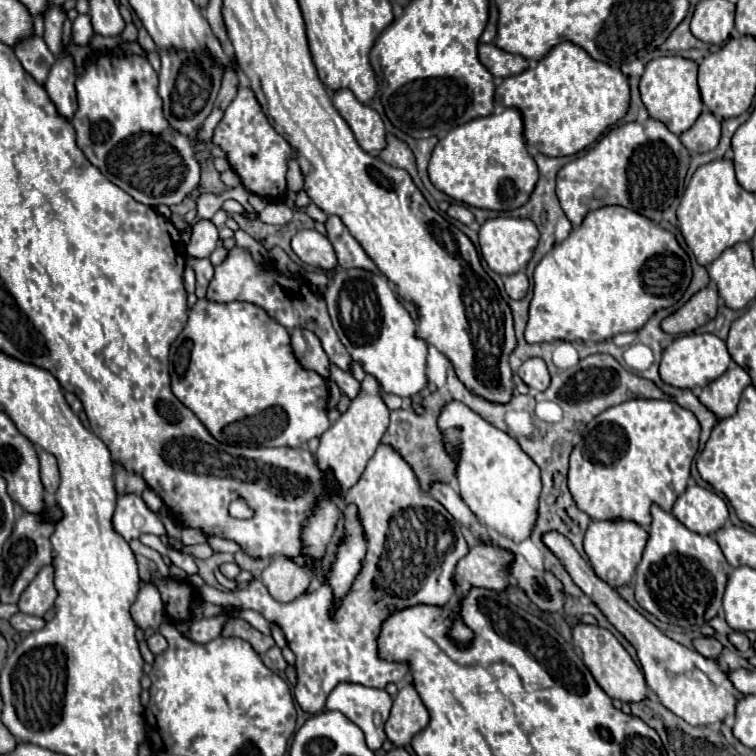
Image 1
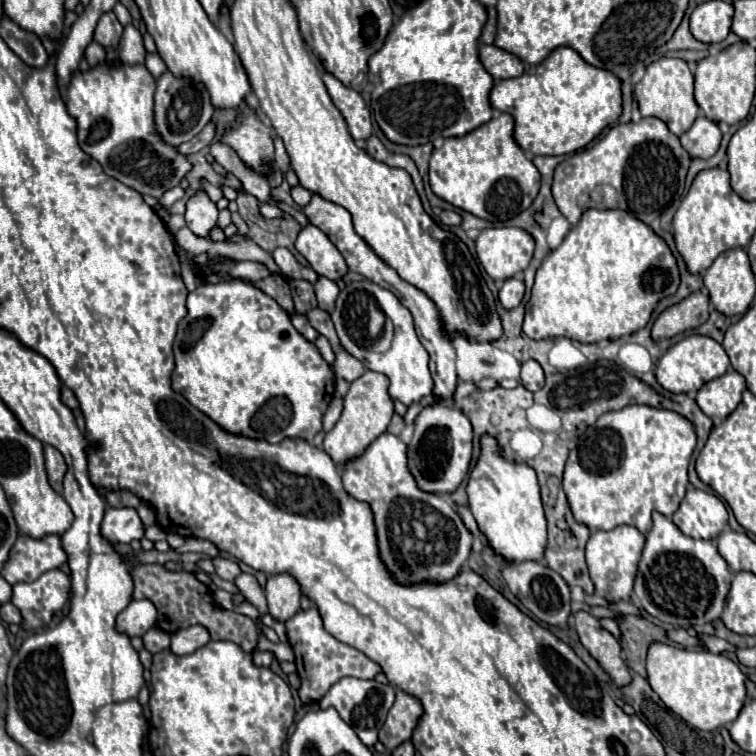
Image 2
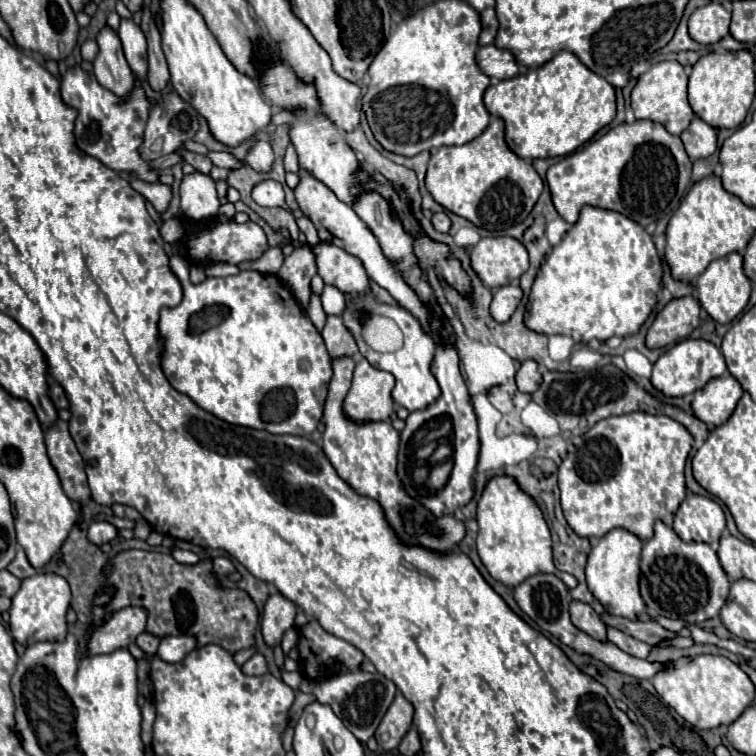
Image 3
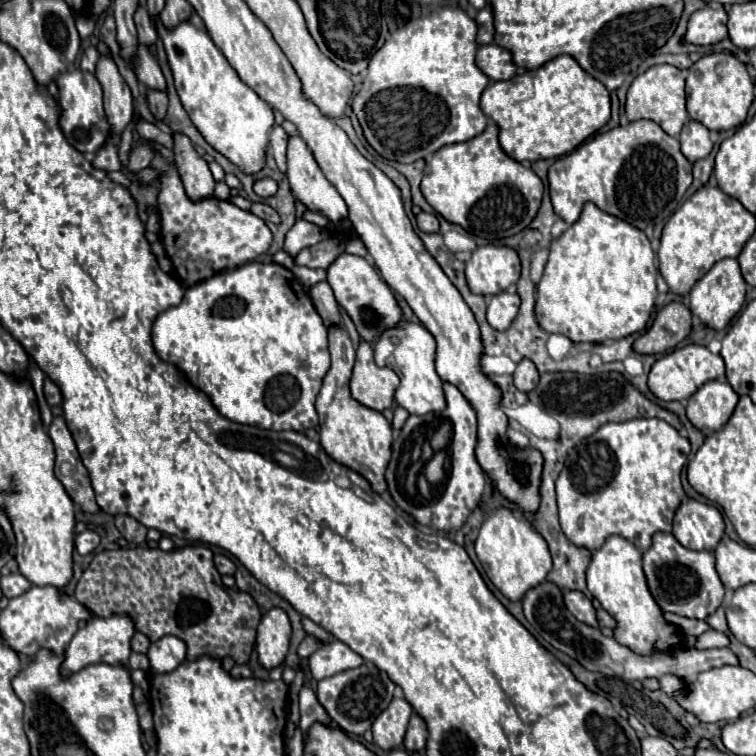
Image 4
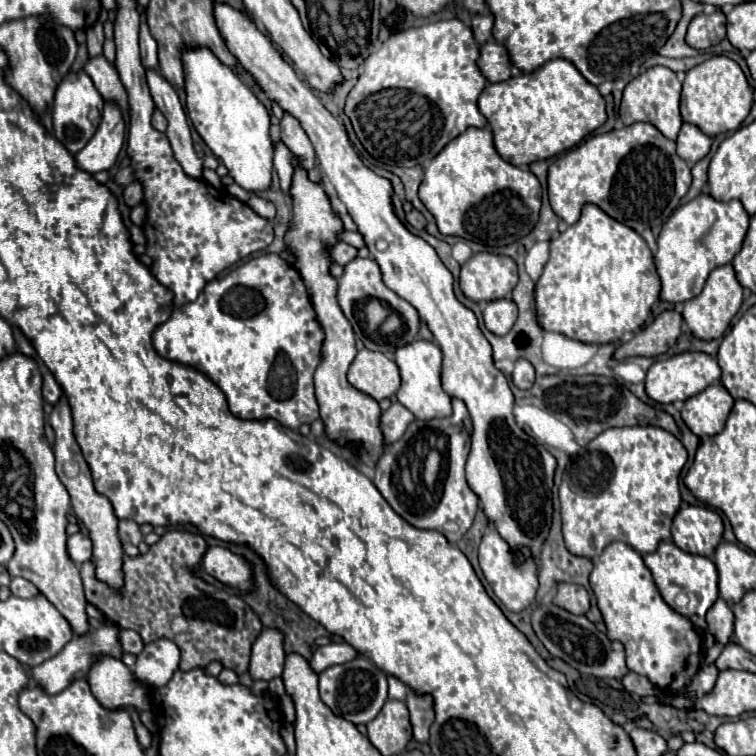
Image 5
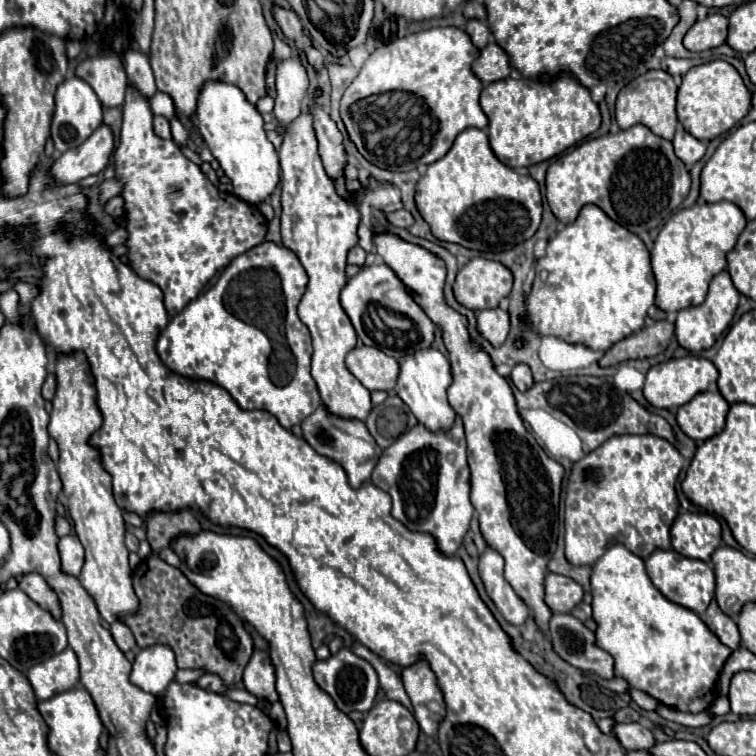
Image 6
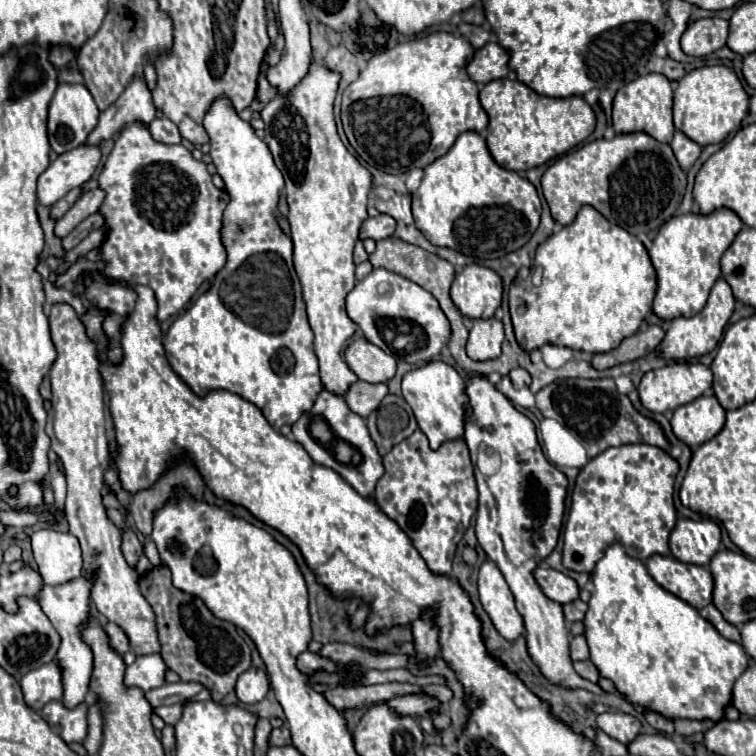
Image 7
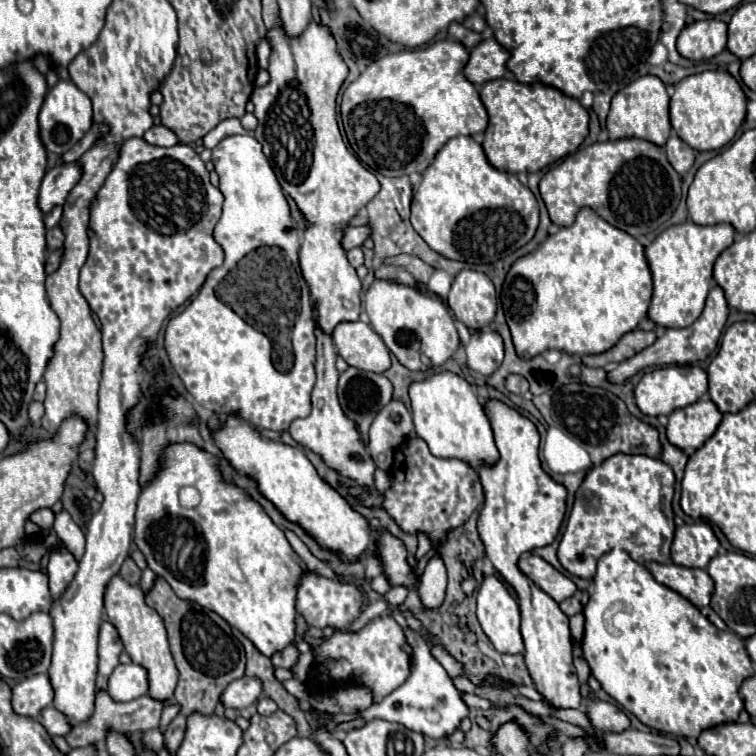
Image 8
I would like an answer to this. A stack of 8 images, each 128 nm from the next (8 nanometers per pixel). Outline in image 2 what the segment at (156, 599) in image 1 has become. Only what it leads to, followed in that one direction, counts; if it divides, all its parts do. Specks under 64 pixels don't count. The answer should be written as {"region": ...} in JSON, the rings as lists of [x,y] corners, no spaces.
{"region":[[[132,600],[116,620],[116,628],[128,636],[144,636],[156,626],[156,606],[150,600]]]}

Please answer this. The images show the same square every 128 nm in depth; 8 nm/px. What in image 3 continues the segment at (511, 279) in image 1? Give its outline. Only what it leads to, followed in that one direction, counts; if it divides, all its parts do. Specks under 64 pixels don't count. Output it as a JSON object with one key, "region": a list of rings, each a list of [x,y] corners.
{"region":[[[516,284],[502,286],[494,294],[494,300],[492,300],[492,306],[490,306],[490,312],[492,312],[494,320],[496,322],[506,322],[514,314],[520,300],[522,300],[522,288],[520,286],[516,286]]]}

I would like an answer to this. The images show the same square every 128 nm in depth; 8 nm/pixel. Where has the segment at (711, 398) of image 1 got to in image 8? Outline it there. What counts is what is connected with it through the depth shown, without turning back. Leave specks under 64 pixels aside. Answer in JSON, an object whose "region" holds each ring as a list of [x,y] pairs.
{"region":[[[698,400],[686,408],[678,408],[672,412],[672,416],[668,416],[668,426],[666,426],[666,434],[668,440],[678,446],[680,450],[684,450],[688,454],[690,450],[700,448],[718,428],[718,424],[722,422],[722,412],[716,408],[716,404],[712,404],[712,400]]]}

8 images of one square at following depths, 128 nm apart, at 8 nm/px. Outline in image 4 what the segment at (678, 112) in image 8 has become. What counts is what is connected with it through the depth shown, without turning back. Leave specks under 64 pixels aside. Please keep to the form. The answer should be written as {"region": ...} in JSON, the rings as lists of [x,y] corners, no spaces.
{"region":[[[728,52],[708,54],[694,62],[686,76],[686,108],[692,120],[702,122],[708,130],[738,128],[748,114],[754,100],[754,82],[746,64]]]}

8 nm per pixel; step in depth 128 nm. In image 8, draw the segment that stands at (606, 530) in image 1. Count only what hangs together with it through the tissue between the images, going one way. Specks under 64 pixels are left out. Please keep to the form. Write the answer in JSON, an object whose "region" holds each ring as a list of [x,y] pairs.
{"region":[[[614,548],[610,552],[606,552],[600,560],[598,560],[598,572],[594,576],[594,592],[590,594],[590,600],[586,604],[586,610],[584,610],[584,618],[586,618],[586,626],[584,626],[584,640],[582,640],[582,650],[584,650],[584,658],[586,662],[590,664],[590,670],[592,670],[592,676],[602,684],[602,688],[620,704],[624,706],[628,712],[632,712],[640,722],[646,722],[646,726],[650,728],[656,728],[657,731],[663,733],[670,733],[676,738],[696,738],[702,730],[706,728],[712,728],[712,726],[718,726],[718,724],[724,724],[724,722],[736,722],[738,720],[738,714],[740,710],[744,708],[742,704],[742,698],[738,694],[738,686],[742,684],[742,680],[750,678],[754,674],[754,668],[752,668],[752,660],[744,648],[744,642],[740,636],[736,636],[734,632],[724,632],[724,630],[718,630],[706,616],[700,614],[700,610],[688,602],[686,598],[682,598],[678,592],[666,588],[664,584],[656,582],[652,578],[652,574],[638,562],[634,562],[622,548]]]}

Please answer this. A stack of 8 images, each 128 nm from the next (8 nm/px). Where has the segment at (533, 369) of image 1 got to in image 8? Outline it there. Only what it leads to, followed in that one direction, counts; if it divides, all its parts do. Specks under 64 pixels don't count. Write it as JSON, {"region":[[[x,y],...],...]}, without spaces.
{"region":[[[512,374],[512,376],[506,378],[506,388],[510,392],[522,396],[528,390],[528,380],[524,380],[524,376],[520,376],[520,374]]]}

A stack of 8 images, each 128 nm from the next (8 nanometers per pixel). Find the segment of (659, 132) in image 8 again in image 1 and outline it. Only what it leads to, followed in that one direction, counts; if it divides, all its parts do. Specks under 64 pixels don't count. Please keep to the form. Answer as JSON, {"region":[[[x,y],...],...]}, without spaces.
{"region":[[[668,56],[668,58],[650,60],[640,78],[640,96],[648,114],[654,120],[660,120],[674,134],[686,132],[698,120],[704,108],[696,84],[696,72],[698,72],[698,64],[694,60],[682,56]]]}

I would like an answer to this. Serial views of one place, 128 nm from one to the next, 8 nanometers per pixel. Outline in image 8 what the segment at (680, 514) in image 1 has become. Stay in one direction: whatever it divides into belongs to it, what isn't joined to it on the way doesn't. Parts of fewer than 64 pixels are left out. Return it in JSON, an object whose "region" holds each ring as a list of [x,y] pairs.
{"region":[[[682,524],[676,528],[672,542],[672,562],[686,568],[706,568],[718,554],[718,538],[710,524]]]}

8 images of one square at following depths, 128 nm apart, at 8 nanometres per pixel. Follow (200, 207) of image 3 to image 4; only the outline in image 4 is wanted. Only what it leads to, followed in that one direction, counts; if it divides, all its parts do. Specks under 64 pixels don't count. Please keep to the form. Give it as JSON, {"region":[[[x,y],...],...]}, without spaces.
{"region":[[[174,136],[174,156],[188,196],[192,196],[192,200],[206,200],[208,196],[212,196],[216,182],[212,178],[208,162],[196,154],[186,136]]]}

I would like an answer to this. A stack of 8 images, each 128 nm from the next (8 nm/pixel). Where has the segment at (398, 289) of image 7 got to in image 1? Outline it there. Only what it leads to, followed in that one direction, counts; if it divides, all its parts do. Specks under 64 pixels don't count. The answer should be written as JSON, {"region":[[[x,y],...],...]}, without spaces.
{"region":[[[316,230],[296,232],[292,238],[292,250],[304,264],[308,264],[312,268],[330,270],[338,264],[330,240]]]}

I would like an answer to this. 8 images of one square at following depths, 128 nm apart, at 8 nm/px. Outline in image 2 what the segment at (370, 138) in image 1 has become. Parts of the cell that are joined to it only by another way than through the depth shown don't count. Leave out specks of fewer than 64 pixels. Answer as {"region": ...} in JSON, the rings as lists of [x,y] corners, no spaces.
{"region":[[[318,64],[318,68],[322,72],[322,80],[328,88],[332,102],[346,118],[346,124],[348,124],[352,138],[356,142],[360,142],[360,140],[366,142],[368,136],[372,136],[372,116],[370,116],[370,110],[368,110],[364,98],[356,90],[346,88],[340,80],[336,80],[332,74],[328,74],[320,64]]]}

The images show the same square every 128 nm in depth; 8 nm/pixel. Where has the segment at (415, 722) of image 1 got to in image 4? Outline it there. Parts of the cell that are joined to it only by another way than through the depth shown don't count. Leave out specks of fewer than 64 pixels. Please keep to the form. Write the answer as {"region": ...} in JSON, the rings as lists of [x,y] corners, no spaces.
{"region":[[[394,698],[390,706],[372,724],[374,742],[382,750],[394,750],[402,746],[410,714],[412,714],[412,706],[404,698]]]}

